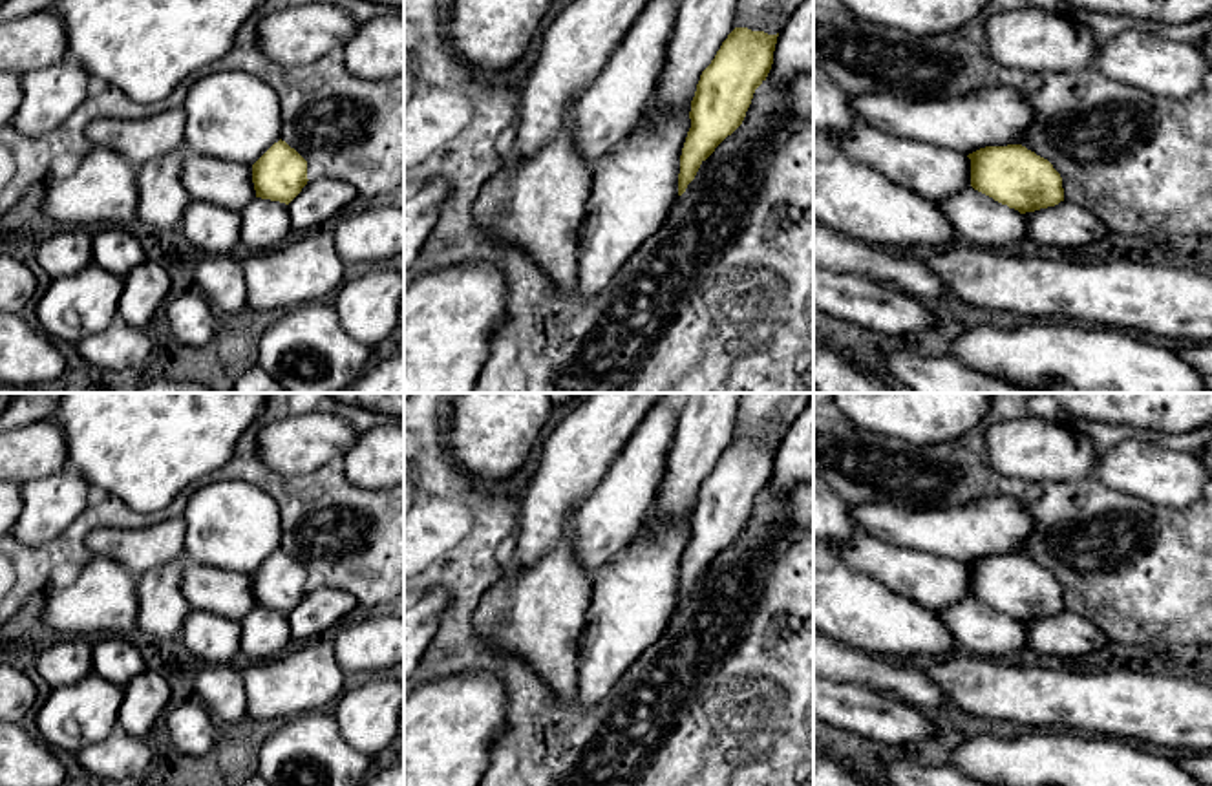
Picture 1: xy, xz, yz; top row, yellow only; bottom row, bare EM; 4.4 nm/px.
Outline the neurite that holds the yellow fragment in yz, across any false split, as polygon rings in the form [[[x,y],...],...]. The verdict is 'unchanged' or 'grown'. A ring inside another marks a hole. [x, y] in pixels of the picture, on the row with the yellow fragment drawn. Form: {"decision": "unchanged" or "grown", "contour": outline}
{"decision": "unchanged", "contour": [[[1022,144],[985,146],[967,157],[971,186],[1020,214],[1064,201],[1060,174]]]}

